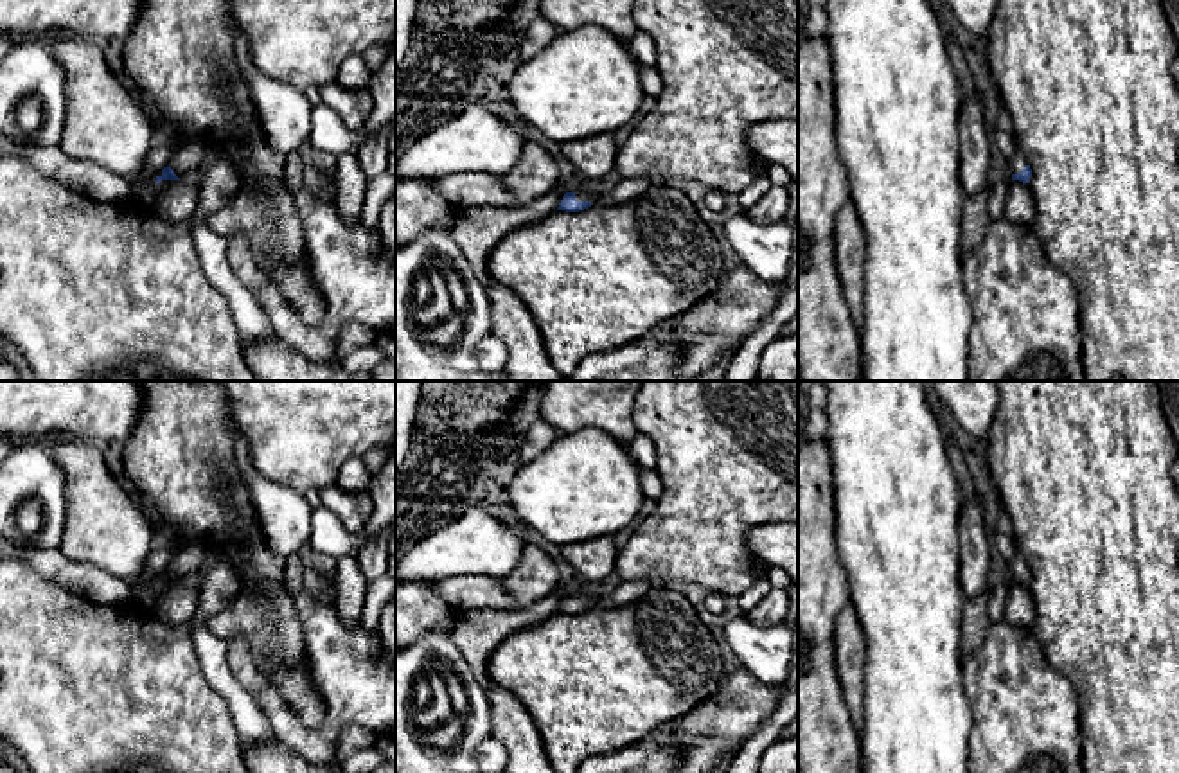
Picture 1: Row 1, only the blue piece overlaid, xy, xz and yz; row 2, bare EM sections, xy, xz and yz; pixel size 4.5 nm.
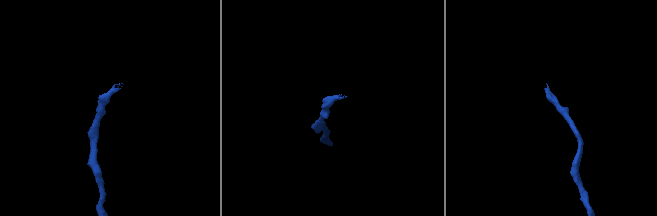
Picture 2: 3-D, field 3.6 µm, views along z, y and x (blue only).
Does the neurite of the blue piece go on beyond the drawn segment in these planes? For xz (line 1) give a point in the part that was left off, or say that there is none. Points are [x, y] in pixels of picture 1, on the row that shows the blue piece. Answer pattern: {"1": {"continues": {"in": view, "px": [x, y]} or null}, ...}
{"1": {"continues": {"in": "xz", "px": [581, 196]}}}

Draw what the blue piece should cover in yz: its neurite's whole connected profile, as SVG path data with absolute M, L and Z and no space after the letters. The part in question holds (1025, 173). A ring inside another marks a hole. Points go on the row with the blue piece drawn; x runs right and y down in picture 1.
M1019 151L1012 153L1008 164L1012 167L1012 180L1030 183L1032 169L1028 165L1028 160Z

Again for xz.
M566 192L557 210L579 212L579 210L591 207L597 201L598 198L593 196L591 192Z

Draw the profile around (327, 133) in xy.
M320 102L311 108L309 140L313 149L340 156L349 151L358 151L363 137L349 129L341 117L327 104Z

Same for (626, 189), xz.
M622 178L611 189L611 192L606 196L604 201L611 203L611 205L629 203L634 198L638 198L640 194L643 194L649 187L651 187L649 180L643 180L643 178Z

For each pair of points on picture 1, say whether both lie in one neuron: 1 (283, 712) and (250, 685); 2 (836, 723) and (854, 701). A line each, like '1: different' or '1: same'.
1: same
2: different

